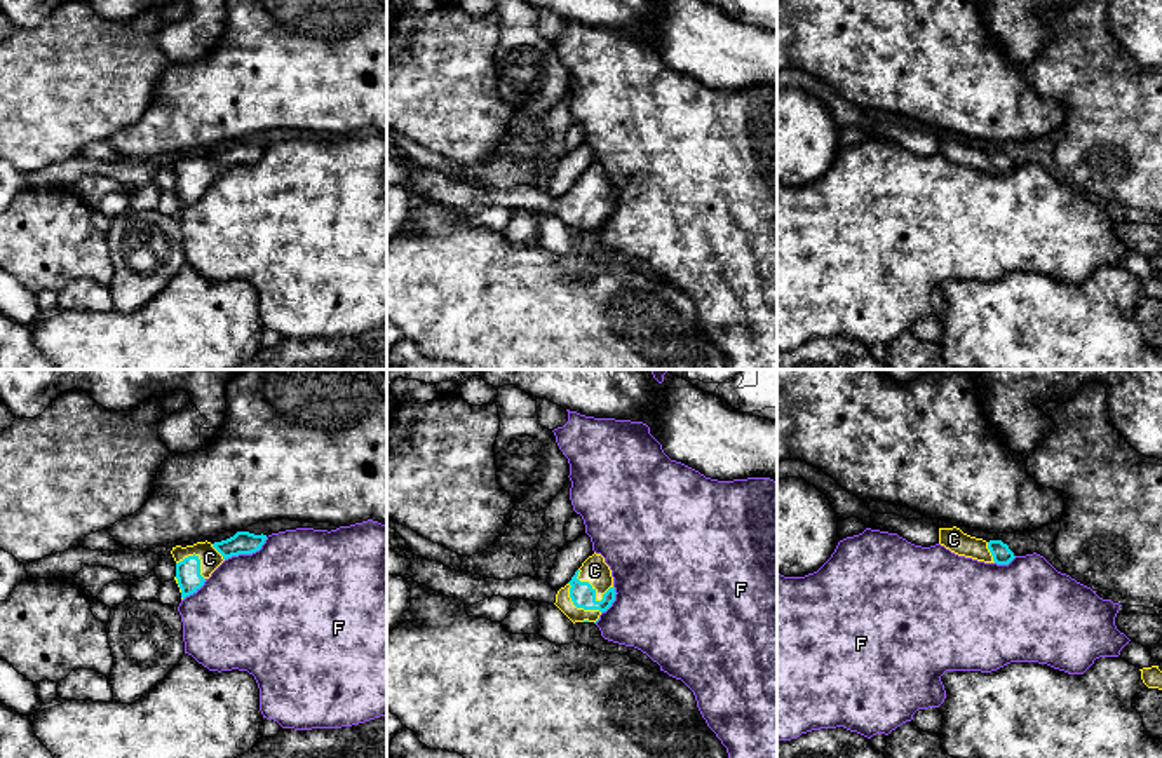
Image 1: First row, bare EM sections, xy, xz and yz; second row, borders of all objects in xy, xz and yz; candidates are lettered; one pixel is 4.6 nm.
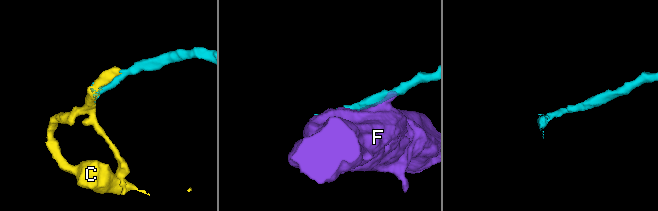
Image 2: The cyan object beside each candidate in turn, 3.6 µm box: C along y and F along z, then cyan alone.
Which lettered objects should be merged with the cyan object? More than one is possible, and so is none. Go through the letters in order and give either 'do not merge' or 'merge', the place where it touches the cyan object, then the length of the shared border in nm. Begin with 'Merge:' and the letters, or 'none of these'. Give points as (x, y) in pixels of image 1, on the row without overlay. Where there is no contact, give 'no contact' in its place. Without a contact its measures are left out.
Merge: C
C: merge; contact xz (587, 192); length 190 nm
F: do not merge; contact xy (248, 162); length 220 nm

